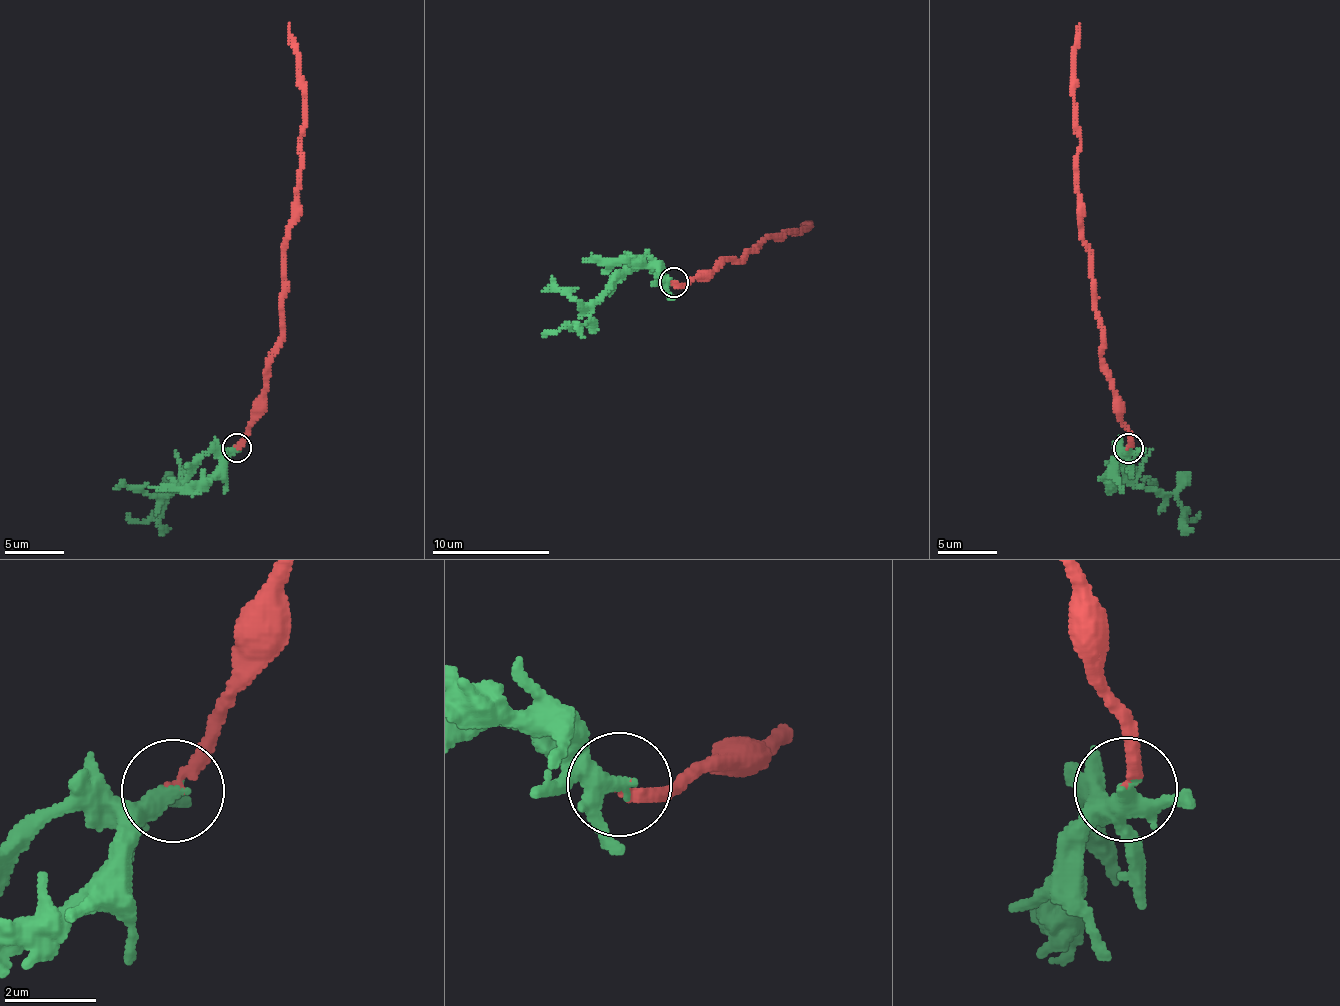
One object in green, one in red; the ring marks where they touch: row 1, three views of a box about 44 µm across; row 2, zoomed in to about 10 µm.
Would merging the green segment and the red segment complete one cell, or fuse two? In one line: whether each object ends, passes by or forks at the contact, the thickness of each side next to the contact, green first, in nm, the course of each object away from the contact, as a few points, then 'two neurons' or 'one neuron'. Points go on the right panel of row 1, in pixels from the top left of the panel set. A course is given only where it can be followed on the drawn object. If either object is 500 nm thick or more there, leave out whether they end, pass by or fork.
green passes by; red ends there; 360 nm thick on the green side, 260 nm on the other; green runs (1127, 449), (1117, 453), (1123, 471), (1140, 485), (1175, 496), (1185, 508), (1188, 522), (1192, 521), (1200, 512); red runs (1127, 449), (1128, 429), (1100, 356), (1092, 250), (1082, 239), (1078, 186), (1080, 130), (1074, 77), (1079, 23); two neurons

